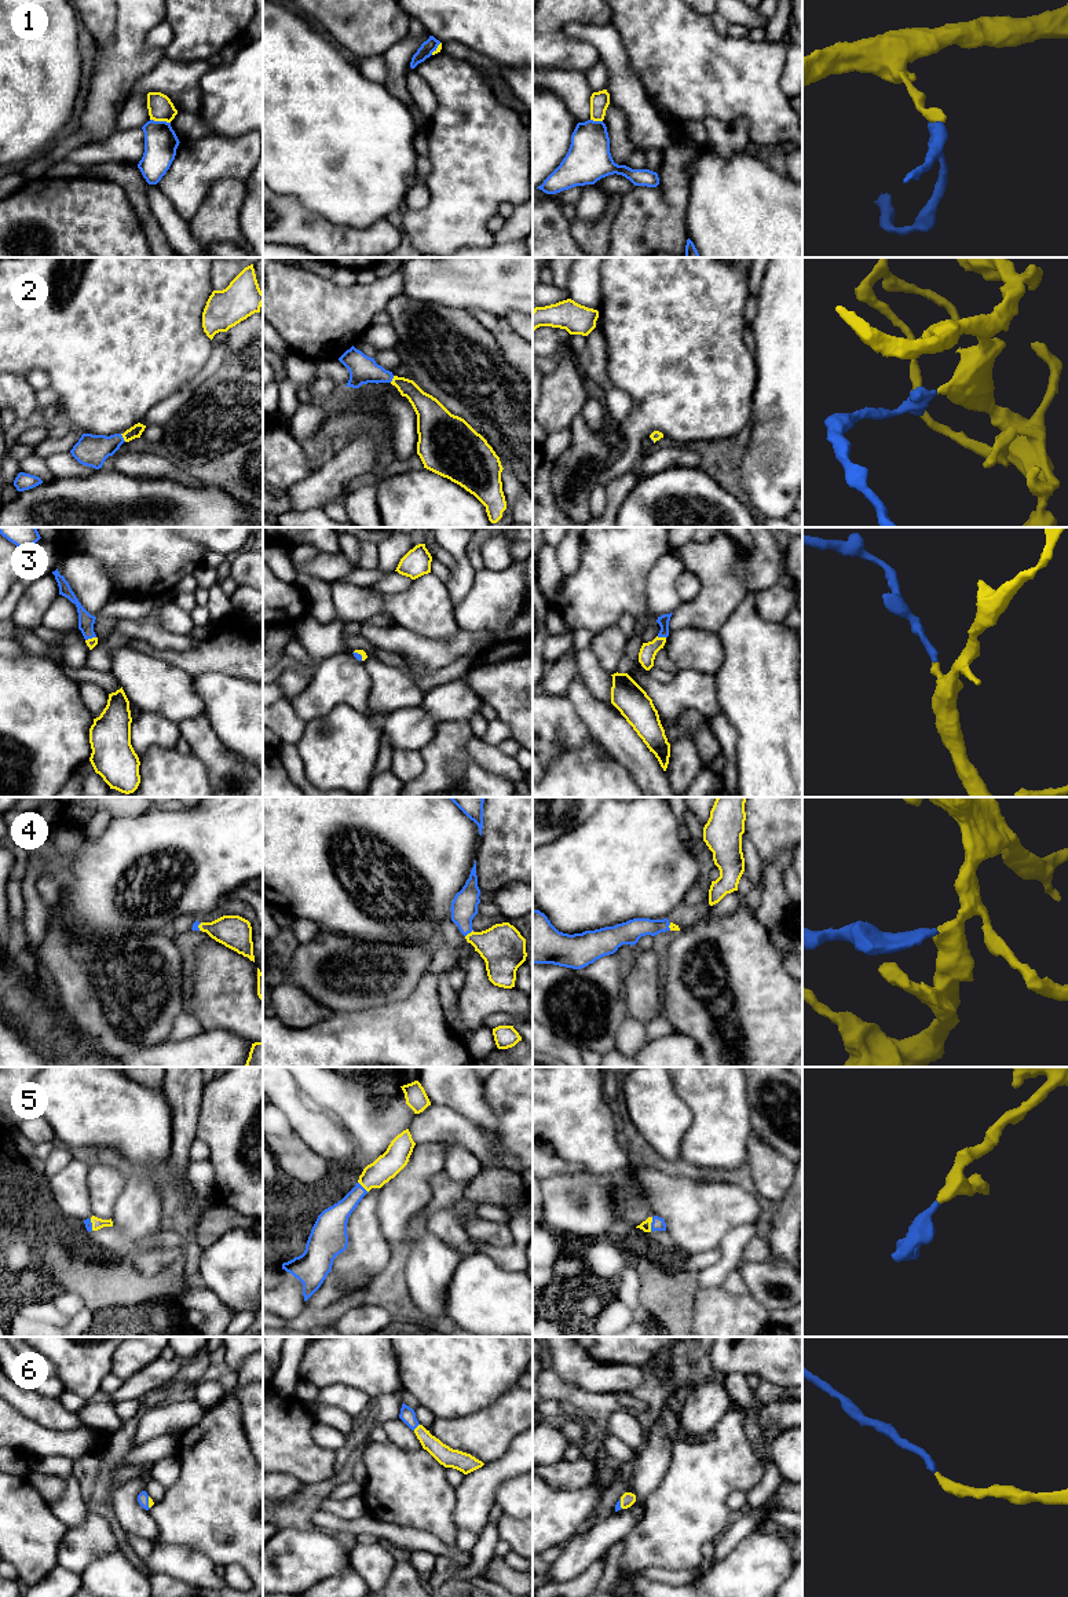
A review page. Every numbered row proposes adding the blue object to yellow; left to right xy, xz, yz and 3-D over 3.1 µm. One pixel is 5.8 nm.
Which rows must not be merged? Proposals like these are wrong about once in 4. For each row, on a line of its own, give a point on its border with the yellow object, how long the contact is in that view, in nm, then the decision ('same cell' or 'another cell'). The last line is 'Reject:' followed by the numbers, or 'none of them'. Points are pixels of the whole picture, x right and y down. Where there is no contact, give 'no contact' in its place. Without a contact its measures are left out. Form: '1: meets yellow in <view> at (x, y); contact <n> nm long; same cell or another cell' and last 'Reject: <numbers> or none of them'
1: meets yellow in xy at (160, 120); contact 120 nm long; another cell
2: meets yellow in xy at (123, 437); contact 60 nm long; same cell
3: meets yellow in yz at (661, 638); contact 60 nm long; same cell
4: meets yellow in xz at (468, 934); contact 60 nm long; same cell
5: meets yellow in yz at (650, 1224); contact 80 nm long; same cell
6: meets yellow in xz at (417, 1426); contact 50 nm long; same cell
Reject: 1

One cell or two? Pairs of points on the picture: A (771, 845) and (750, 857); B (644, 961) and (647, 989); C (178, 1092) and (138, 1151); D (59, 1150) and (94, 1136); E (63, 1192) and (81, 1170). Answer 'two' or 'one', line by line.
A: two
B: one
C: two
D: two
E: one

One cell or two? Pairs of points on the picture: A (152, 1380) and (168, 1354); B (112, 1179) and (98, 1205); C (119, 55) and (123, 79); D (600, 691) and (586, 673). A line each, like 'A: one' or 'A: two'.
A: two
B: one
C: one
D: one

